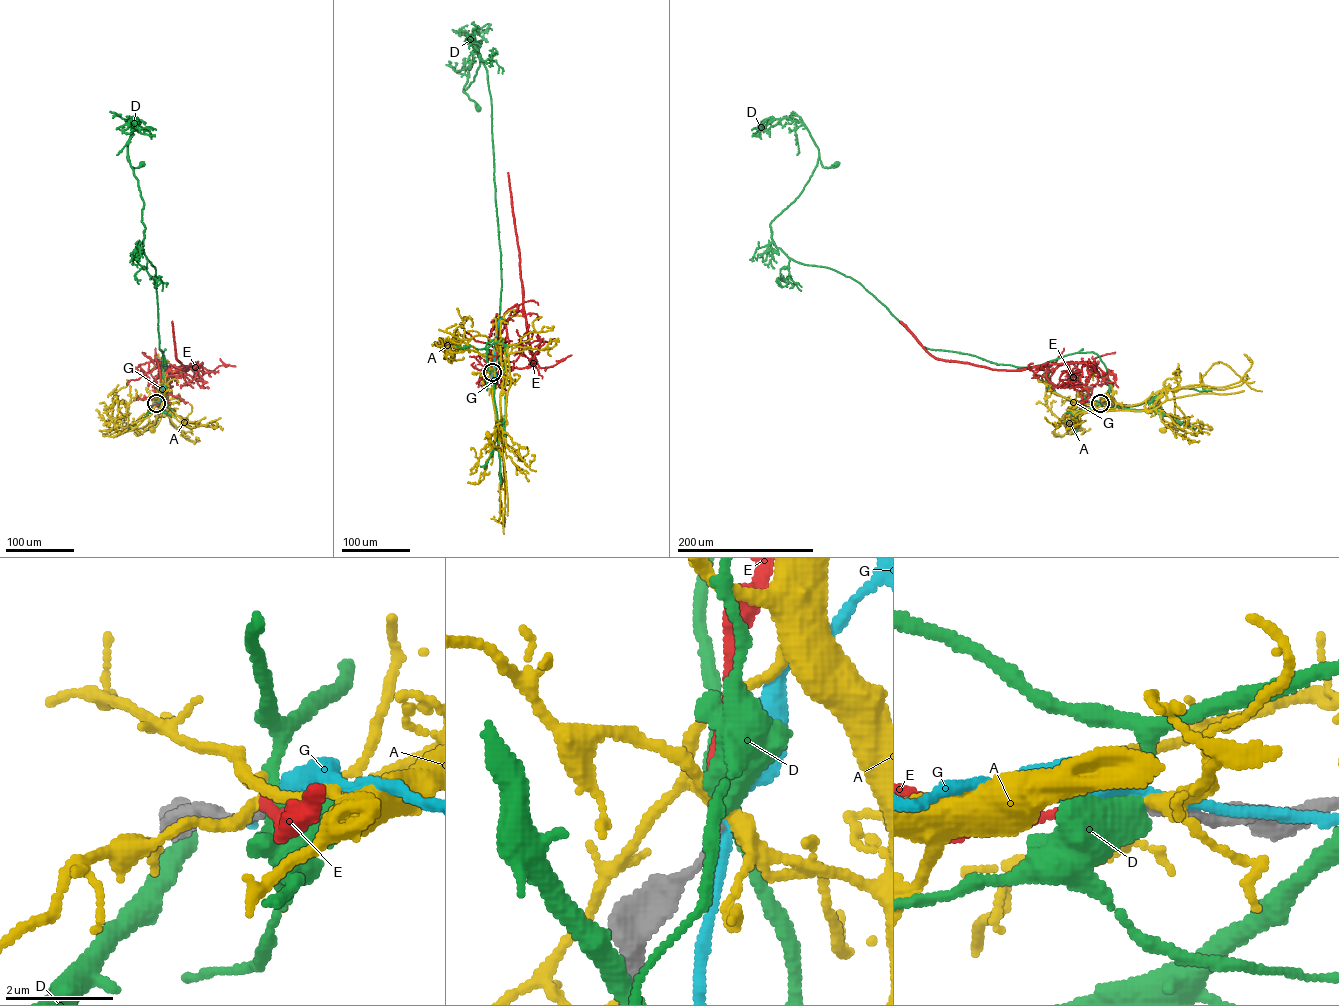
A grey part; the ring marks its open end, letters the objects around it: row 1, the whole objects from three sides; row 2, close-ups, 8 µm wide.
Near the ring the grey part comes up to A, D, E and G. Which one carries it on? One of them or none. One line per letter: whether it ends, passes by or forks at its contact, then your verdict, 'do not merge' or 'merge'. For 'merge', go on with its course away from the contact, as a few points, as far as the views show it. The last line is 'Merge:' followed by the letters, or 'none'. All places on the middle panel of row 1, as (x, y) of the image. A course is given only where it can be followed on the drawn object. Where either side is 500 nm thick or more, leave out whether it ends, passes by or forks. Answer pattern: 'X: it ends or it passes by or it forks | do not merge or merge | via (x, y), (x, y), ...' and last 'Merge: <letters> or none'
A: it forks | do not merge
D: it passes by | do not merge
E: it ends | merge | via (492, 372), (496, 356), (501, 354), (500, 346), (507, 334), (508, 318), (523, 308), (519, 252), (508, 173)
G: it passes by | do not merge
Merge: E

